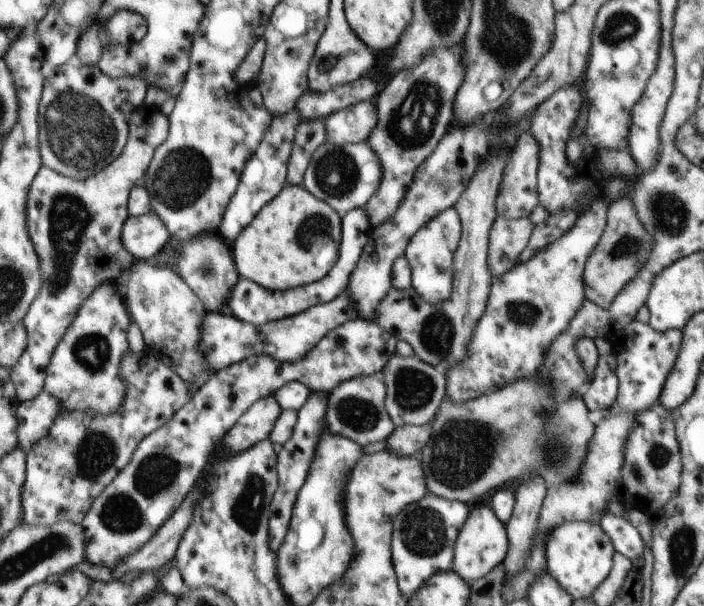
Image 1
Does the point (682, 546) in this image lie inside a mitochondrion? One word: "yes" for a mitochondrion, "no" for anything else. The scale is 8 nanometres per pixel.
yes

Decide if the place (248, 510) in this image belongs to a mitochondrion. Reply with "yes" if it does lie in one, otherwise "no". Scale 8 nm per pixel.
yes

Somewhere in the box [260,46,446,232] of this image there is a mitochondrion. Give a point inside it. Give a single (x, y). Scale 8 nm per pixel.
(337, 174)

